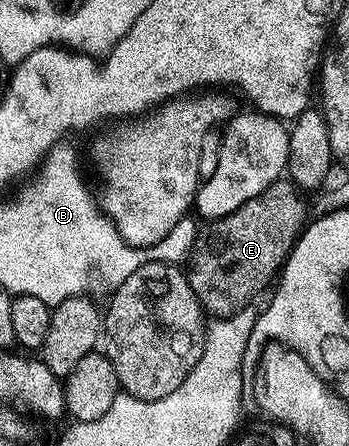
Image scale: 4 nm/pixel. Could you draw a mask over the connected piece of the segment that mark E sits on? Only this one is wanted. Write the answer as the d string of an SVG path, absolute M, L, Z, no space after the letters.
M281 177L264 190L258 197L250 197L234 213L223 215L221 219L205 222L197 230L196 240L192 246L192 254L186 260L186 274L190 289L198 297L201 307L212 317L227 317L237 315L245 310L248 303L268 282L279 276L284 262L288 260L288 254L292 252L310 219L310 203L304 200L301 188L297 187L291 179Z

